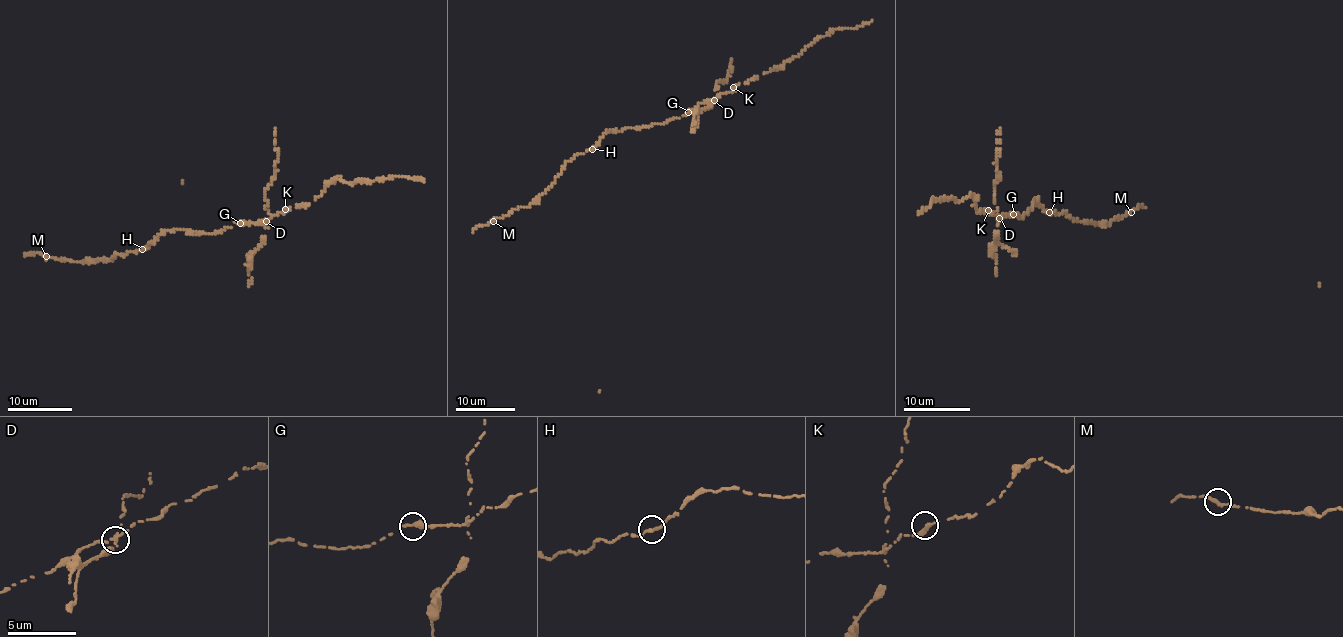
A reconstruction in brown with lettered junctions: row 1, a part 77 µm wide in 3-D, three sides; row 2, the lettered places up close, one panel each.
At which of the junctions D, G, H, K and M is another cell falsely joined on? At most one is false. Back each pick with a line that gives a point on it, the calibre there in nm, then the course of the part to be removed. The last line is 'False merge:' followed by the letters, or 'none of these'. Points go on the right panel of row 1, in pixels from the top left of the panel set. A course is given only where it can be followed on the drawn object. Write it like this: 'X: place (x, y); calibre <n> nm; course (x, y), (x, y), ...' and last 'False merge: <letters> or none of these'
D: place (999, 218); calibre 380 nm; course (998, 218), (994, 184), (998, 179), (997, 132), (1001, 127)
False merge: D

